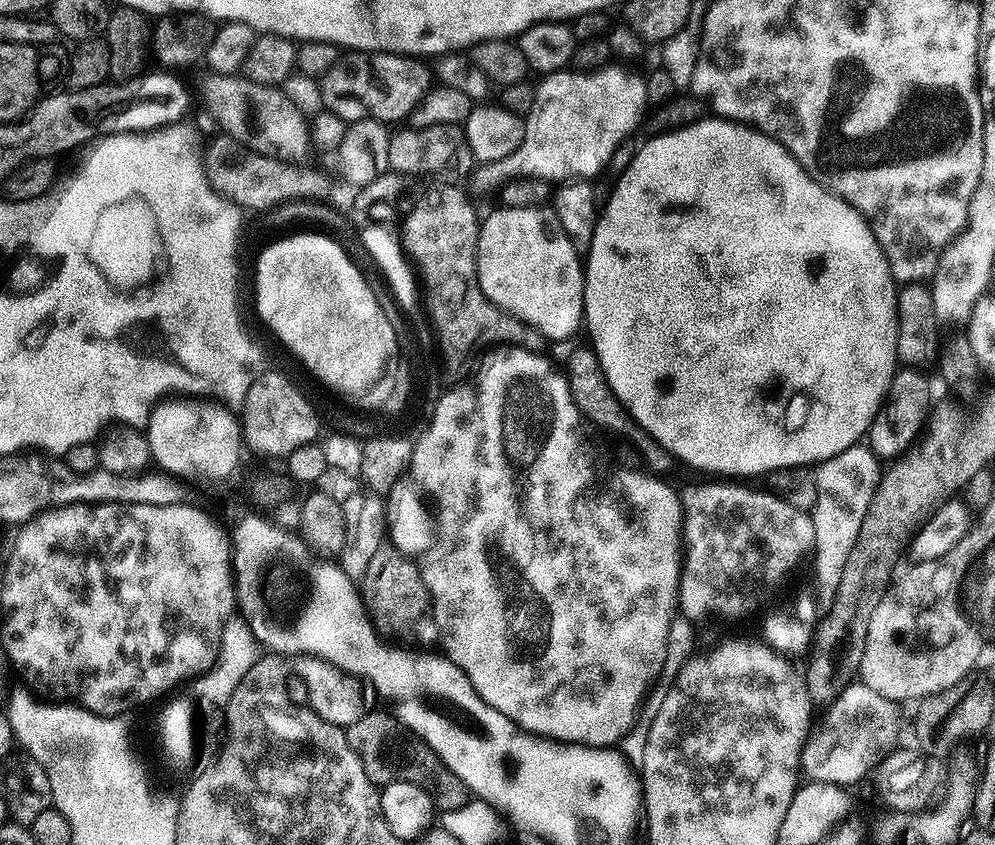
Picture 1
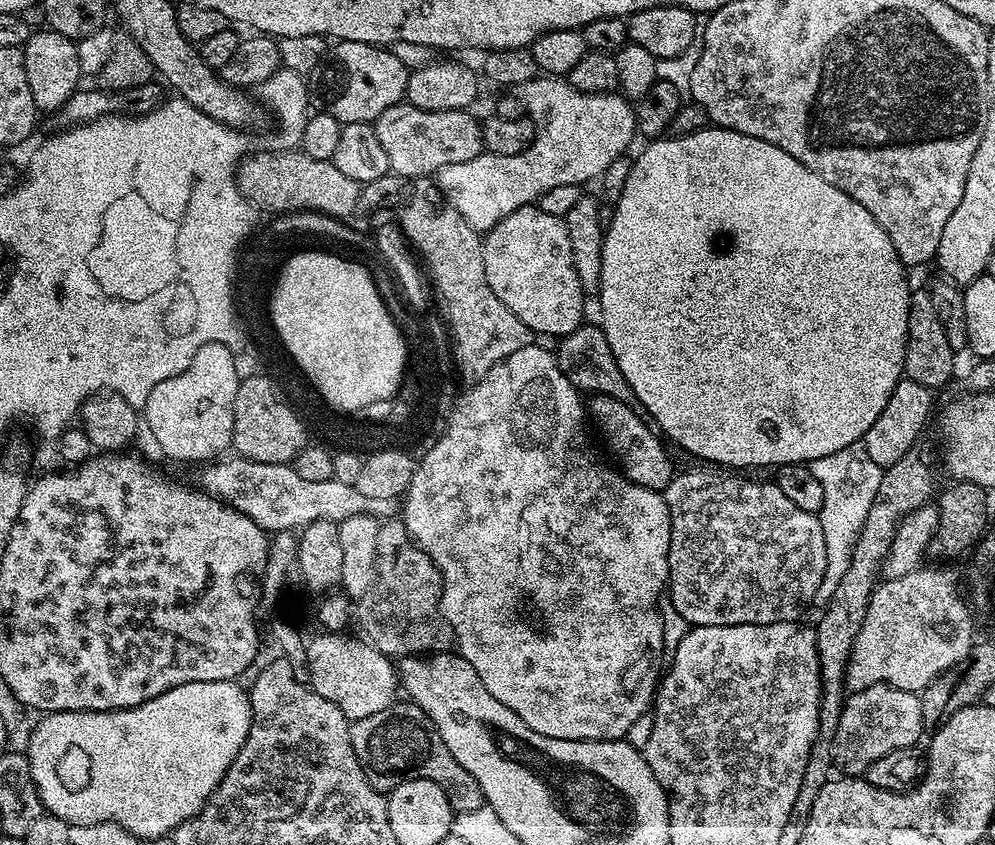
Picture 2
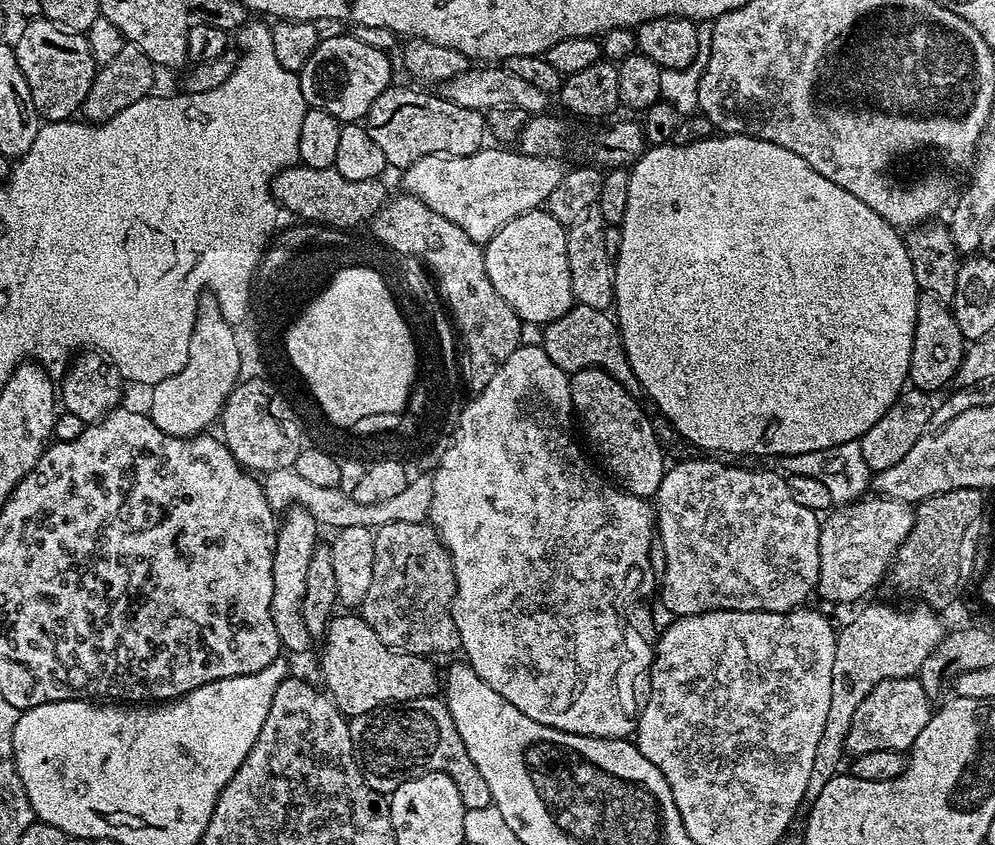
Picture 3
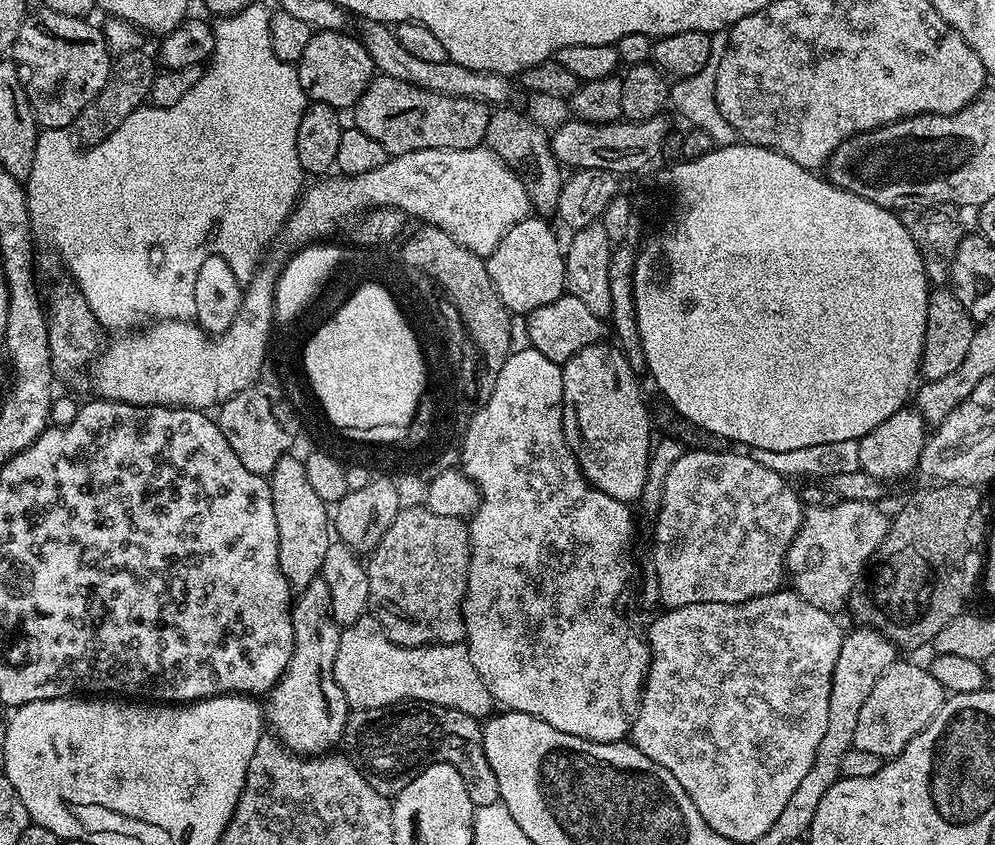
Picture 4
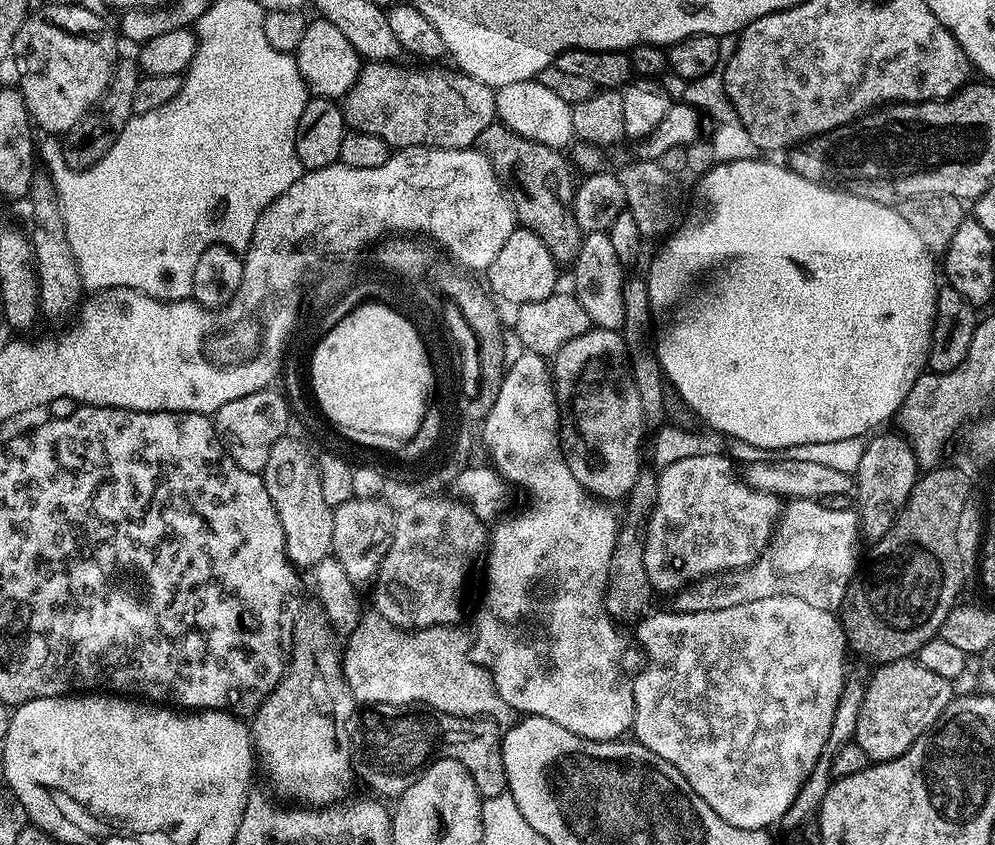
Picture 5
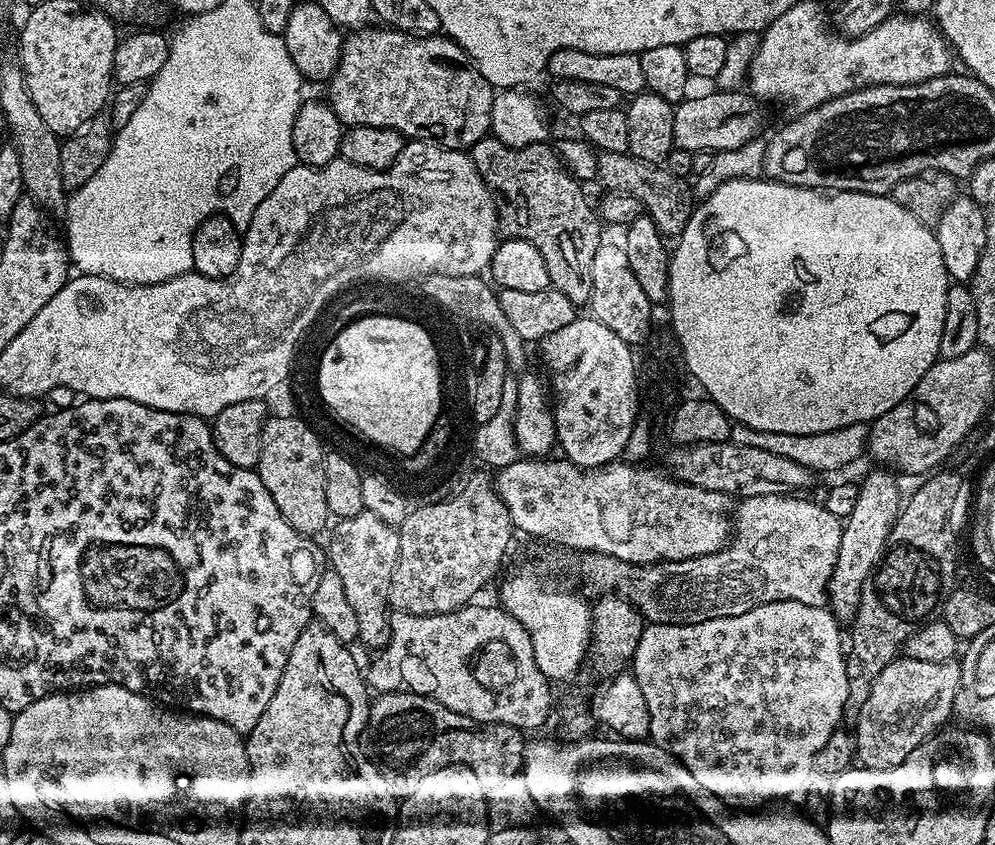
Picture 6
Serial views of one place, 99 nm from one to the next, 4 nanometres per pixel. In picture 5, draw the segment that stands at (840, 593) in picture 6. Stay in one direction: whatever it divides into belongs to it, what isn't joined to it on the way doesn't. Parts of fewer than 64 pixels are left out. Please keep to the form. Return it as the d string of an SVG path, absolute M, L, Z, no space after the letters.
M873 435L864 445L862 462L858 462L854 473L854 500L858 505L859 531L868 542L881 540L891 530L918 479L918 465L912 448L903 435L895 435Z

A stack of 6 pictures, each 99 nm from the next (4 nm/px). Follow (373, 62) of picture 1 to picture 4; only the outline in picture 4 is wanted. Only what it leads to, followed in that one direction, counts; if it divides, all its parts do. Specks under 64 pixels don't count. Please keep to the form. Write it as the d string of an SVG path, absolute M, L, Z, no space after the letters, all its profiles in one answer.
M313 31L302 58L295 65L302 90L309 101L328 104L337 110L351 109L374 79L374 67L363 42L347 31Z

